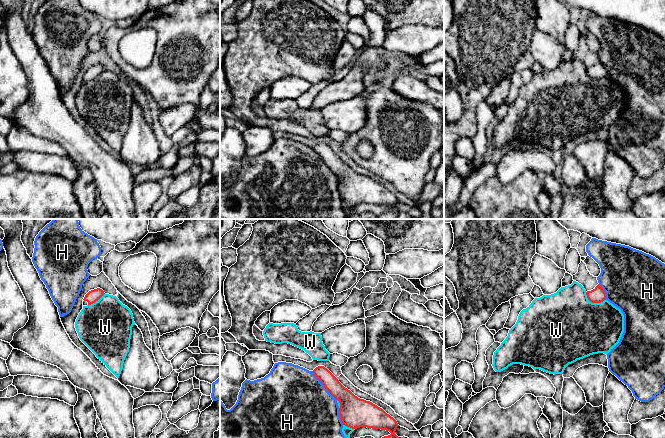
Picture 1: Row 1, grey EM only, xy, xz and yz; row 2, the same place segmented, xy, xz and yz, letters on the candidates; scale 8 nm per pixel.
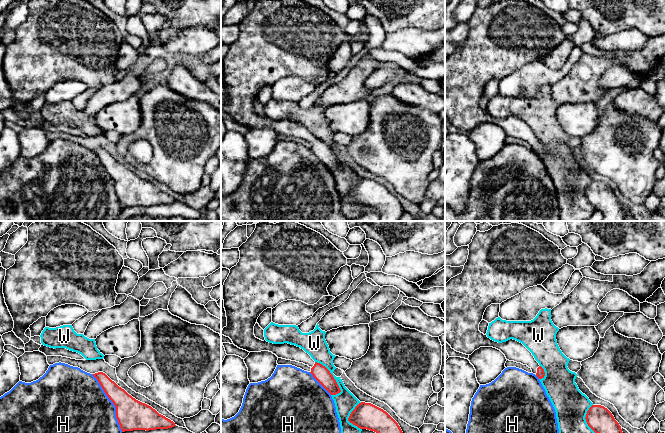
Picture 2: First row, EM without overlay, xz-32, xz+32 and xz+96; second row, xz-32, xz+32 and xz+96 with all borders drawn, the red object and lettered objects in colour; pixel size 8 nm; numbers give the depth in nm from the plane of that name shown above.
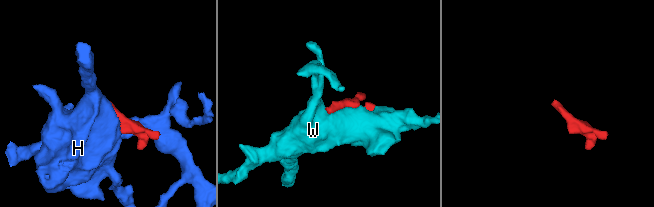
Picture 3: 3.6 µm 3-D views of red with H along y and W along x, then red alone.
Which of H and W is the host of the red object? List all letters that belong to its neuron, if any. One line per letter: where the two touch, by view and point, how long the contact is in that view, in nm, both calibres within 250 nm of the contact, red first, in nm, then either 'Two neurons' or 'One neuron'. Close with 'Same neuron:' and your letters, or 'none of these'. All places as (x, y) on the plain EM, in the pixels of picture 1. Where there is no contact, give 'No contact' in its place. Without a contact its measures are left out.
H: Touches red at xz (324, 162). Shared border 320 nm. Thickness 160 nm (red) against 500 nm. Two neurons
W: Touches red at yz (593, 78). Shared border 180 nm. Thickness 120 nm (red) against 480 nm. Two neurons
Same neuron: none of these

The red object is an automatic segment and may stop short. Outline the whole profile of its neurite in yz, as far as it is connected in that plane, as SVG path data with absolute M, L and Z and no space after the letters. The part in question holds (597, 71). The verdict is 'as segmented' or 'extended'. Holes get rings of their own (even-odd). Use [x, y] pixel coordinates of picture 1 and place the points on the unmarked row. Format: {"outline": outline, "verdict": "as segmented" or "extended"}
{"outline": "M599 60L593 66L587 67L586 71L592 79L601 79L606 76L606 69Z", "verdict": "as segmented"}

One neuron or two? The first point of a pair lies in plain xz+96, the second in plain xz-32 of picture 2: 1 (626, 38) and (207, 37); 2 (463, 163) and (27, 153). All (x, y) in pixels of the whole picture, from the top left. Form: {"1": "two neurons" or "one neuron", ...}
{"1": "one neuron", "2": "two neurons"}

